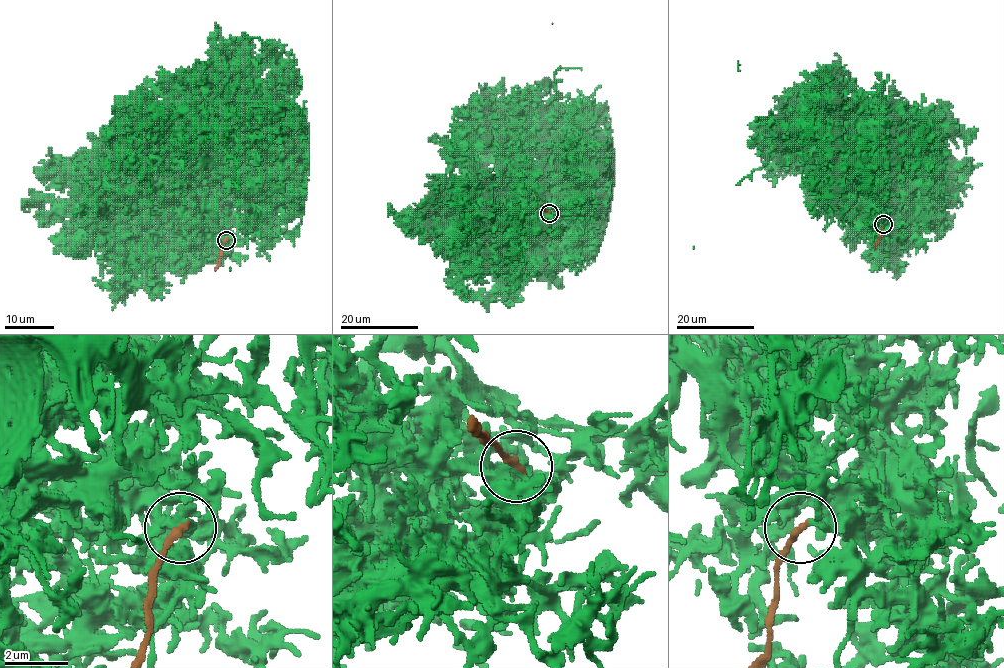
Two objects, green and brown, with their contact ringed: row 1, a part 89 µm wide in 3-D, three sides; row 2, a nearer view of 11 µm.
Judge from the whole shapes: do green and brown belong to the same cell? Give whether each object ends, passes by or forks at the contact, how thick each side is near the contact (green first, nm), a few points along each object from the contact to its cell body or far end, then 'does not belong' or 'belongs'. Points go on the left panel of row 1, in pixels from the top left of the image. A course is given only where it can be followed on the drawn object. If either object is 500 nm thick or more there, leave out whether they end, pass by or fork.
green ends; brown ends; calibres 170 and 240 nm; course green (225, 241), (225, 201), (222, 189), (215, 182), (215, 160), (208, 150); course brown (225, 240), (216, 269); does not belong

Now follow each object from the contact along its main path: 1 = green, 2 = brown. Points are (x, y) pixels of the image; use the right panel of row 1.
1: (883, 225), (887, 221), (887, 194), (873, 175), (873, 161), (865, 153)
2: (883, 224), (875, 248)

